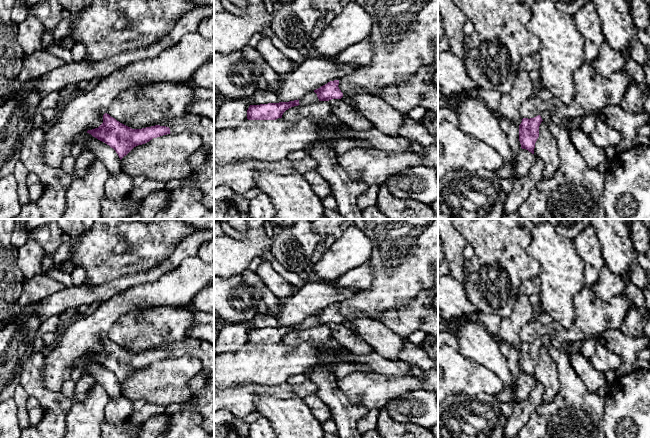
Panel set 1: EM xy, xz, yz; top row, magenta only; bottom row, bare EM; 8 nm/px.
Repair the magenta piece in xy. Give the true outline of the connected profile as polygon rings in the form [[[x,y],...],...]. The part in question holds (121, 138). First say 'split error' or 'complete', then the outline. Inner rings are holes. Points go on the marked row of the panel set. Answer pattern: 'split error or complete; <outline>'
split error; [[[105,113],[103,123],[98,128],[88,130],[87,133],[113,148],[121,160],[134,147],[145,144],[153,138],[185,131],[199,135],[202,145],[209,150],[205,164],[190,178],[199,183],[204,206],[214,210],[214,122],[209,118],[188,113],[159,125],[132,129]]]

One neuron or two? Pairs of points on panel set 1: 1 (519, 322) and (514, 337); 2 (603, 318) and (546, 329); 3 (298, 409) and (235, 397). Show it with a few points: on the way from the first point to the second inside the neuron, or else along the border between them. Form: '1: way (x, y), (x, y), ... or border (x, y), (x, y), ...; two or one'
1: way (515, 326), (514, 333); one
2: way (589, 322), (578, 333), (560, 333); one
3: border (278, 397), (257, 396), (254, 409); two

